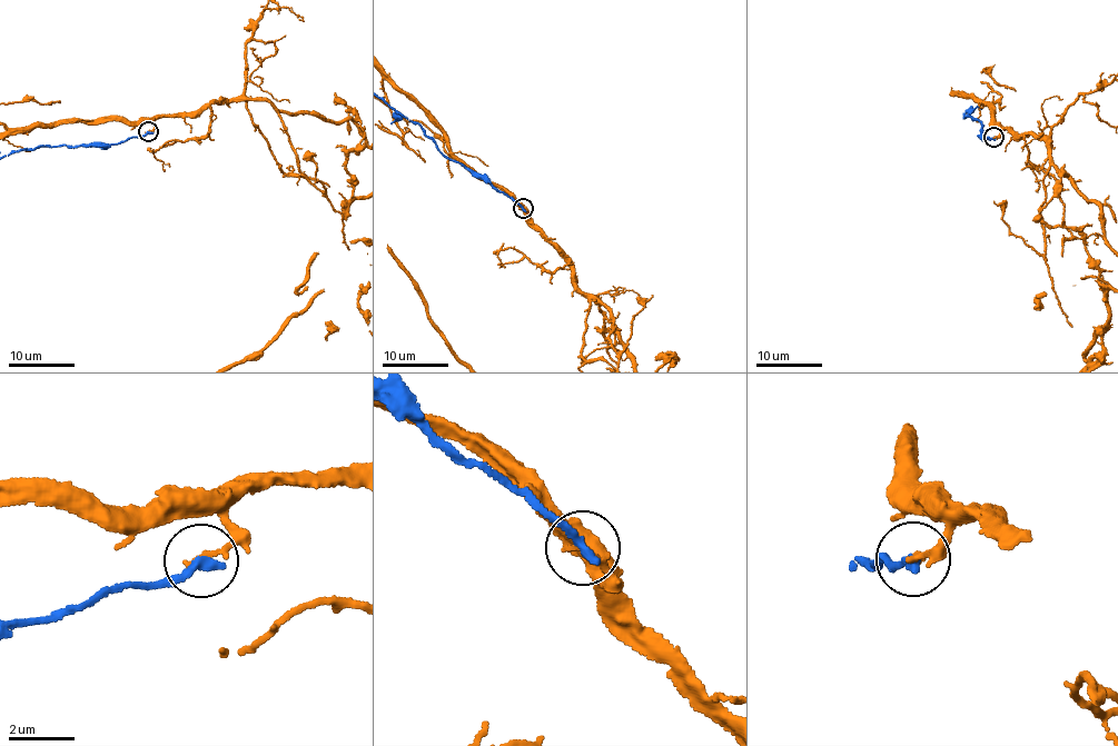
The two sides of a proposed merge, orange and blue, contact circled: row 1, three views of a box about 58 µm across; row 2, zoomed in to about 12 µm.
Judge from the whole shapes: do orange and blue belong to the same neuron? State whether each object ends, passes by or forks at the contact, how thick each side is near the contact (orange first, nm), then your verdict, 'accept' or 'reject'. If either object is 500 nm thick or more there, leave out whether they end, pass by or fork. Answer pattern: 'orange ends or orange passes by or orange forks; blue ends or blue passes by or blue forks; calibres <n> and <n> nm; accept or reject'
orange ends; blue ends; calibres 150 and 320 nm; reject

